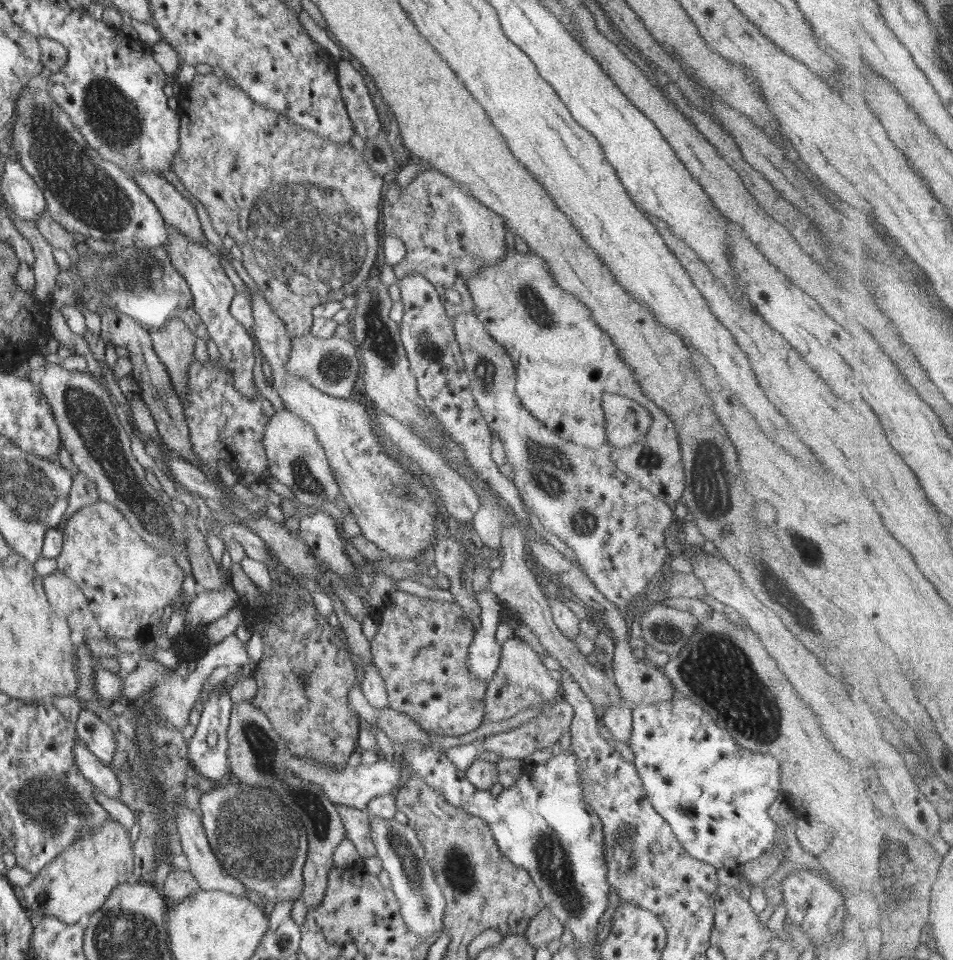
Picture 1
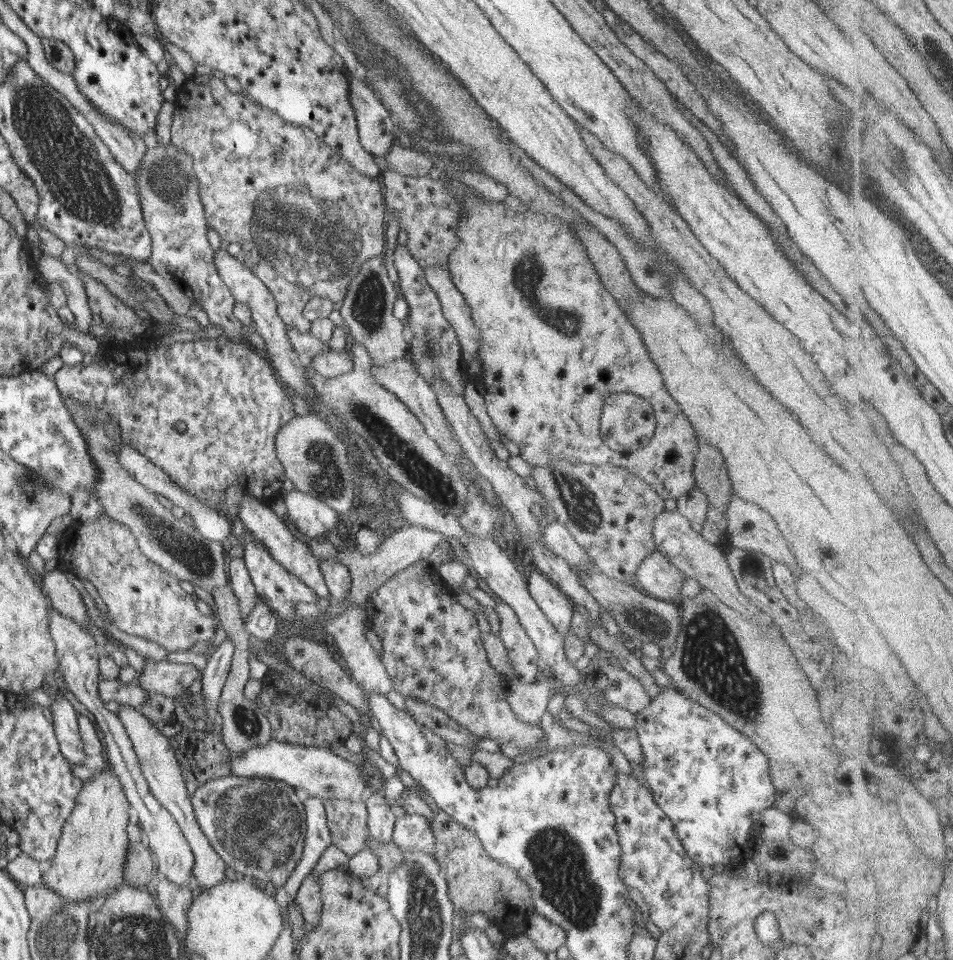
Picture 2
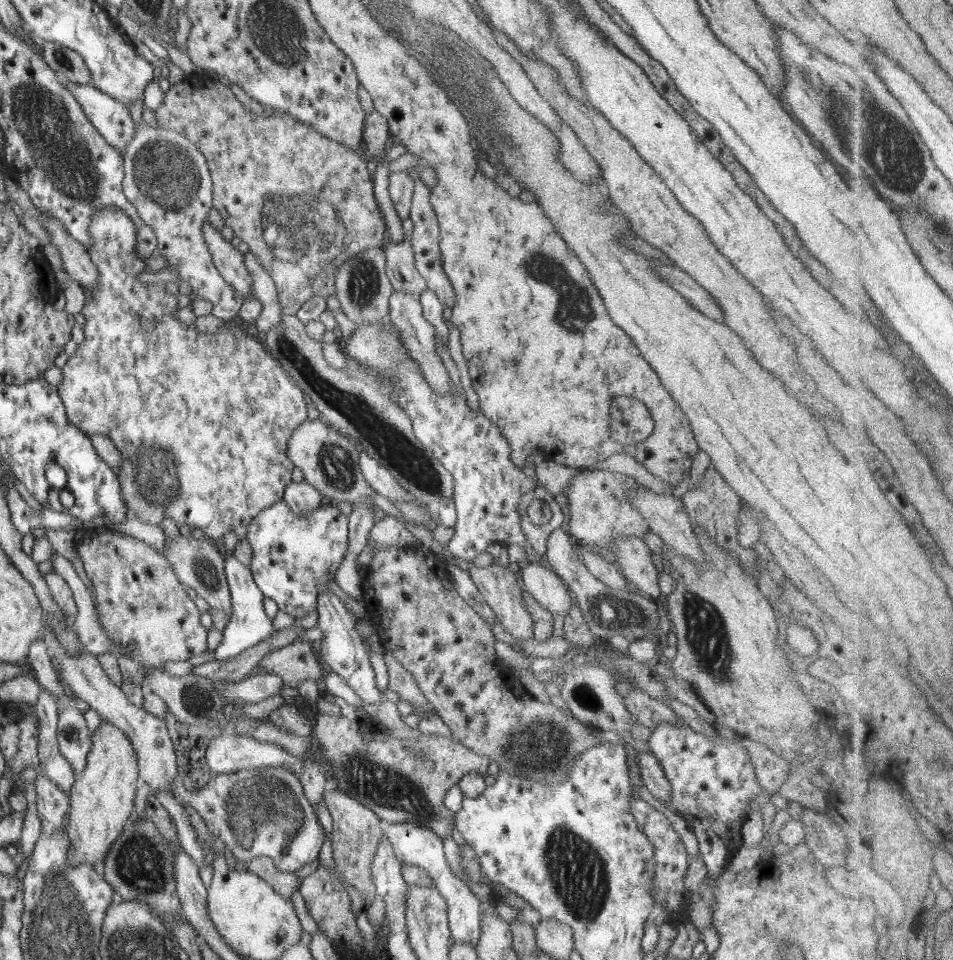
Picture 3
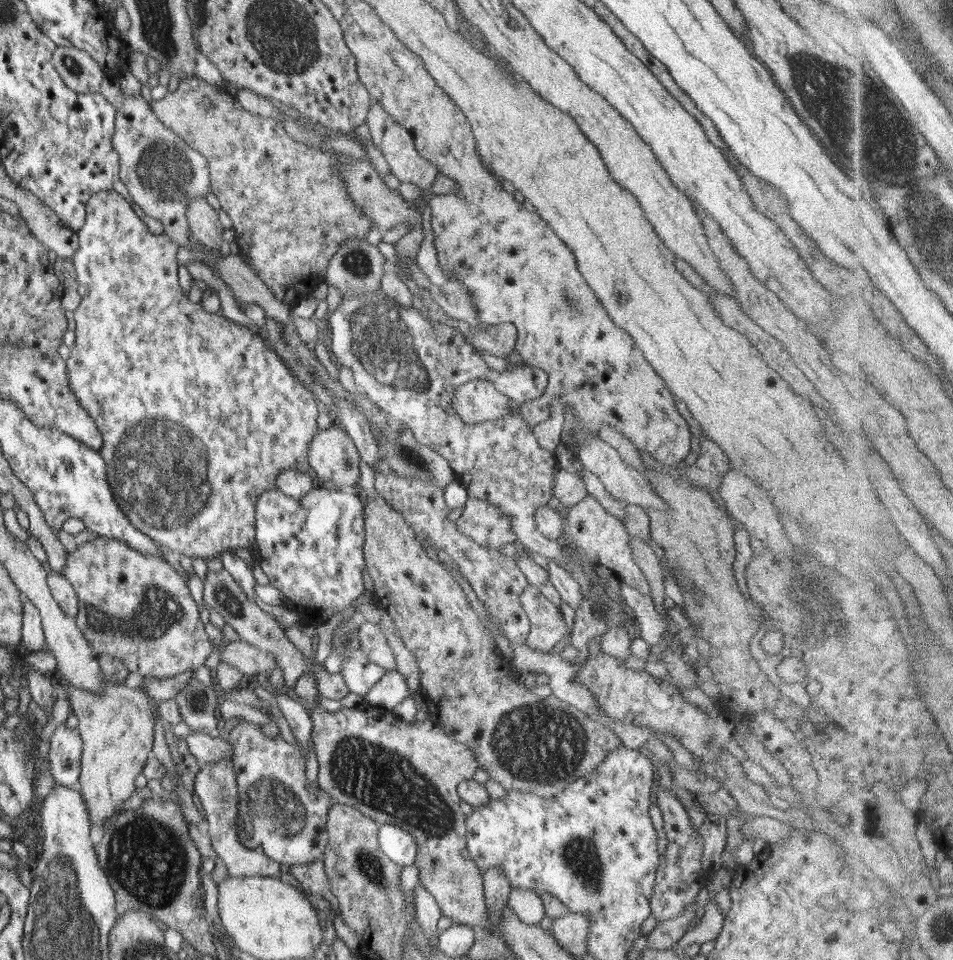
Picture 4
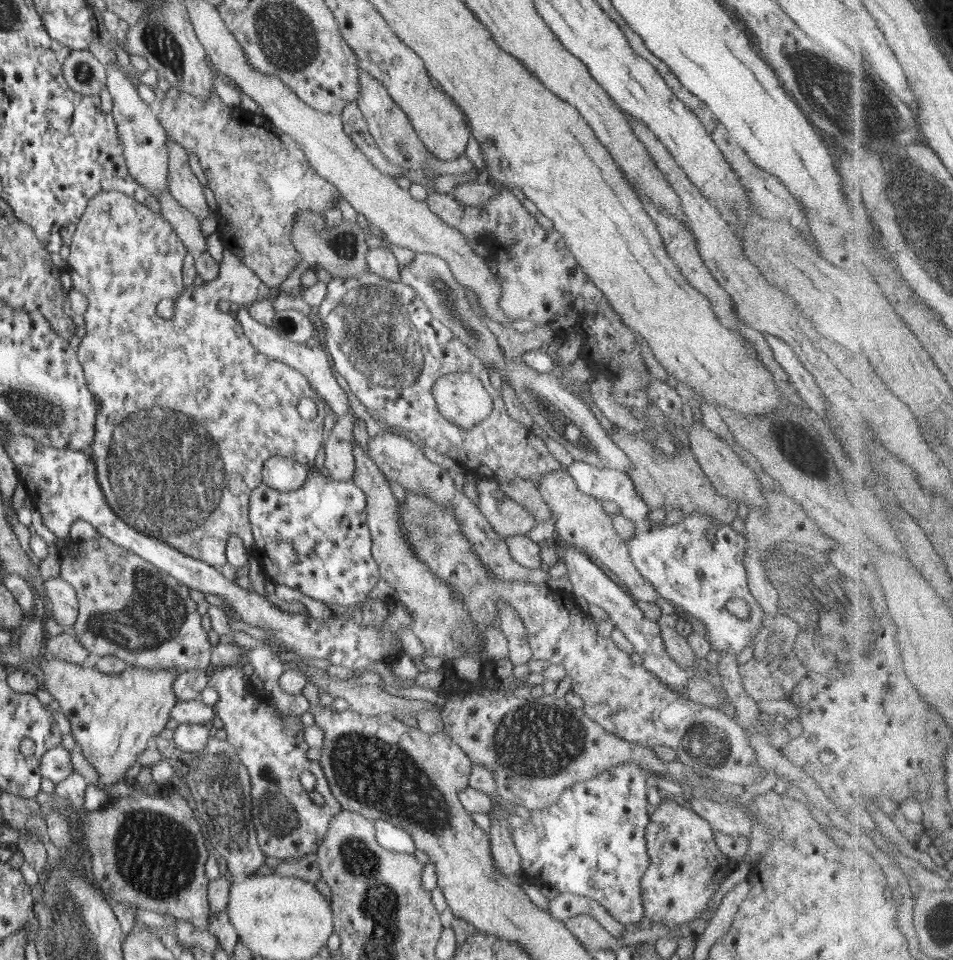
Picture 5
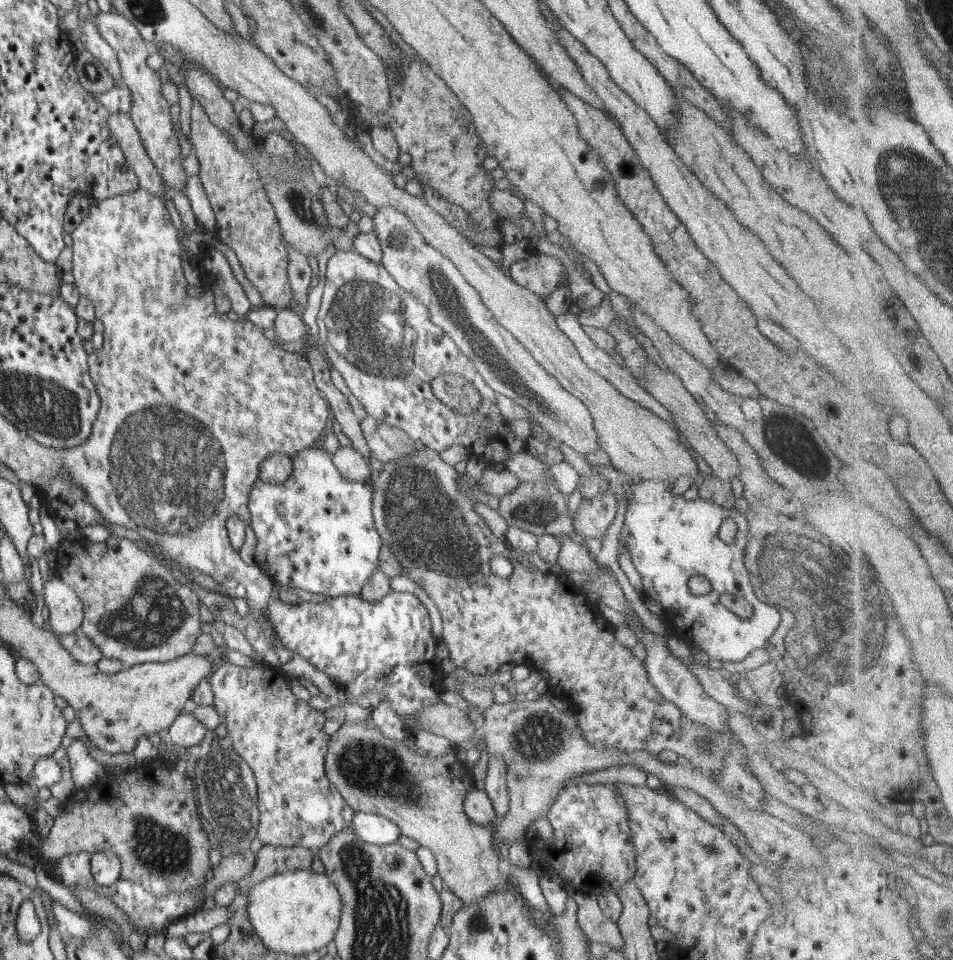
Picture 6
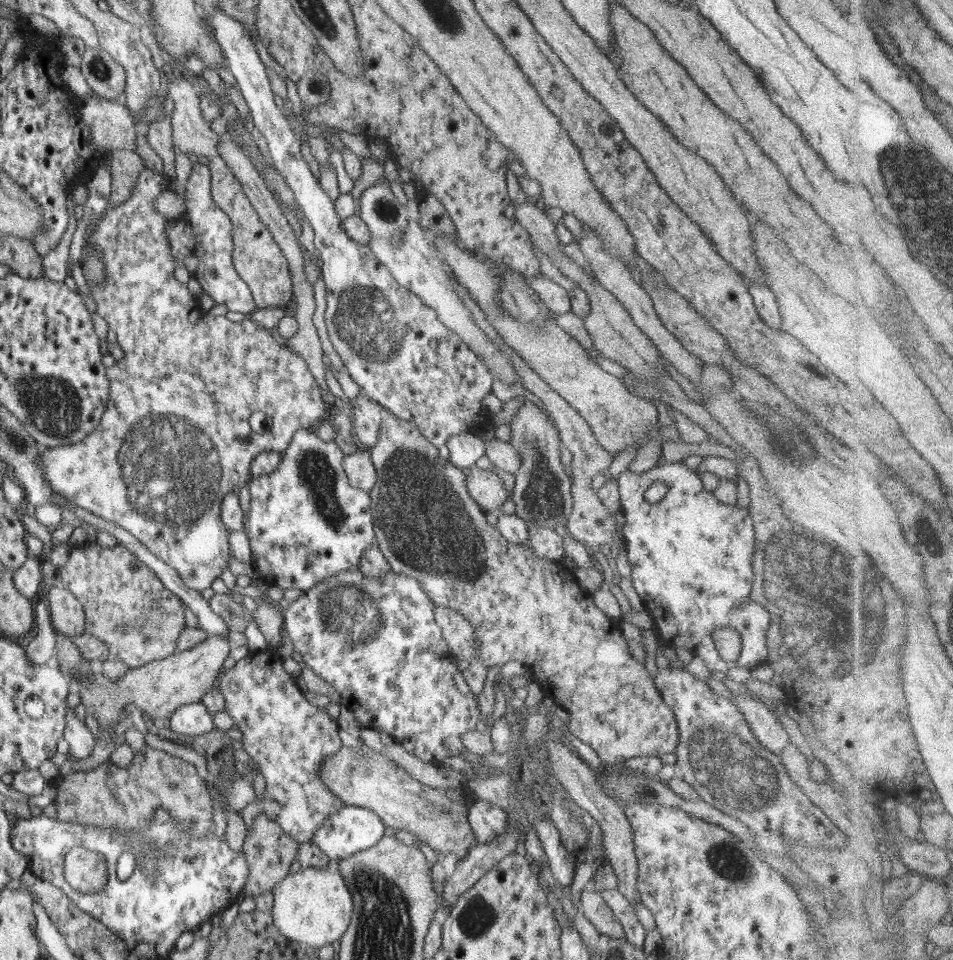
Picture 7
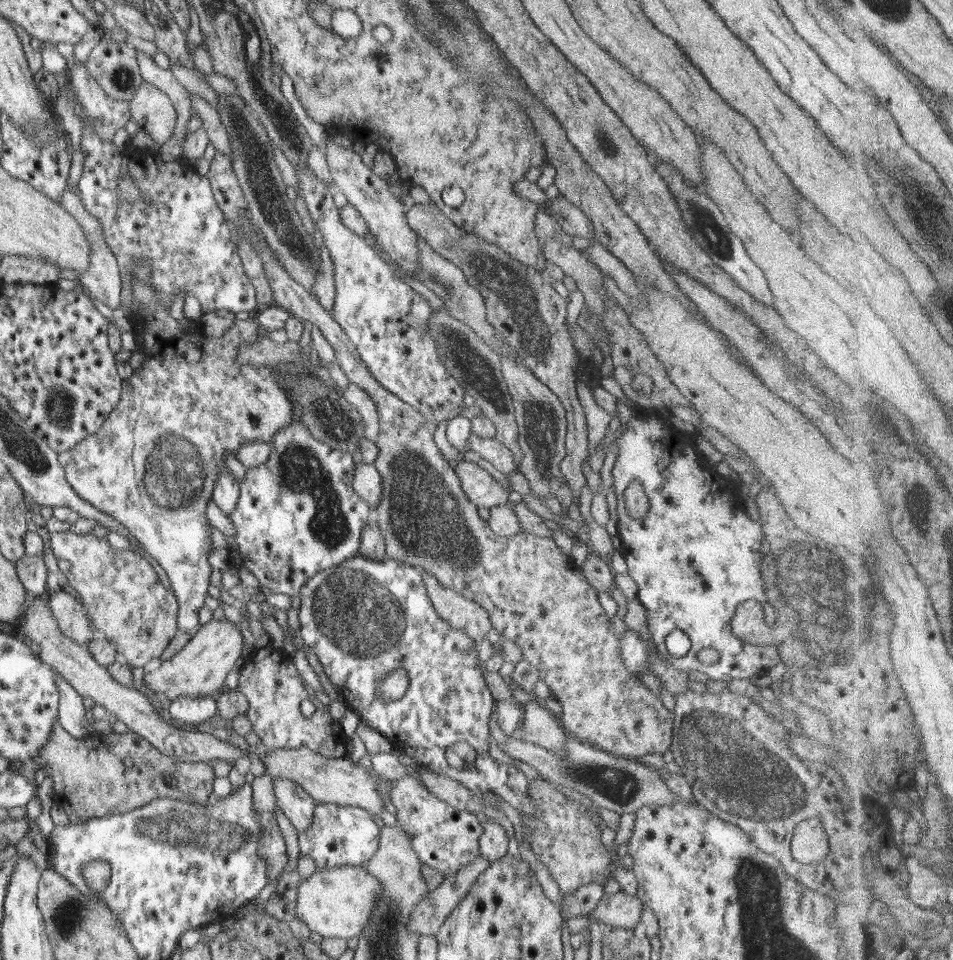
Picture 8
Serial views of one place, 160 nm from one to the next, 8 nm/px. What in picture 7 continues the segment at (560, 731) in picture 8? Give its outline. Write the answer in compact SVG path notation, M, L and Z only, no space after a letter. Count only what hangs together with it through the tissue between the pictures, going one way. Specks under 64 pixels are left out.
M551 735L549 738L544 738L544 746L548 748L553 774L567 791L567 795L577 806L587 810L600 825L603 832L603 846L605 854L607 854L606 860L610 862L612 870L618 878L616 889L630 902L632 907L633 904L642 904L637 886L638 874L637 860L633 848L633 830L624 808L605 794L597 780L596 771L590 769L586 761L581 759L572 747L565 745L562 741L551 737Z

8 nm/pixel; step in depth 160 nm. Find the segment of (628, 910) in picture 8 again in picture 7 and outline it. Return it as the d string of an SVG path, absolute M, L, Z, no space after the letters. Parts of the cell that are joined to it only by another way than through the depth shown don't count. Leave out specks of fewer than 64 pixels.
M600 888L584 890L580 894L580 908L584 917L592 923L600 934L611 939L625 940L625 933L614 912L600 894Z

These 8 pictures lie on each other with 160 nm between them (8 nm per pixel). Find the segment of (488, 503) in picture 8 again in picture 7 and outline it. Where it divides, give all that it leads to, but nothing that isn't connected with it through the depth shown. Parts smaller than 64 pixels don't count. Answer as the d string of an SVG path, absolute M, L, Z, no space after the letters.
M470 467L466 482L469 495L485 514L499 511L511 495L500 476L490 469Z

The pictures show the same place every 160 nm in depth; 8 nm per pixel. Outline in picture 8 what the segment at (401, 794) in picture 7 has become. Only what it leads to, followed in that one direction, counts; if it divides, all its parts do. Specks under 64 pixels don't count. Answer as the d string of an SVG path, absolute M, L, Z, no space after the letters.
M305 749L269 750L266 756L262 756L261 761L269 777L285 777L286 780L293 780L310 794L316 804L334 803L343 807L354 806L363 808L372 815L381 816L384 801L376 789L376 781L385 781L386 778L380 777L375 771L375 776L369 777L364 768L353 765L349 757L328 758L320 755L319 752Z

